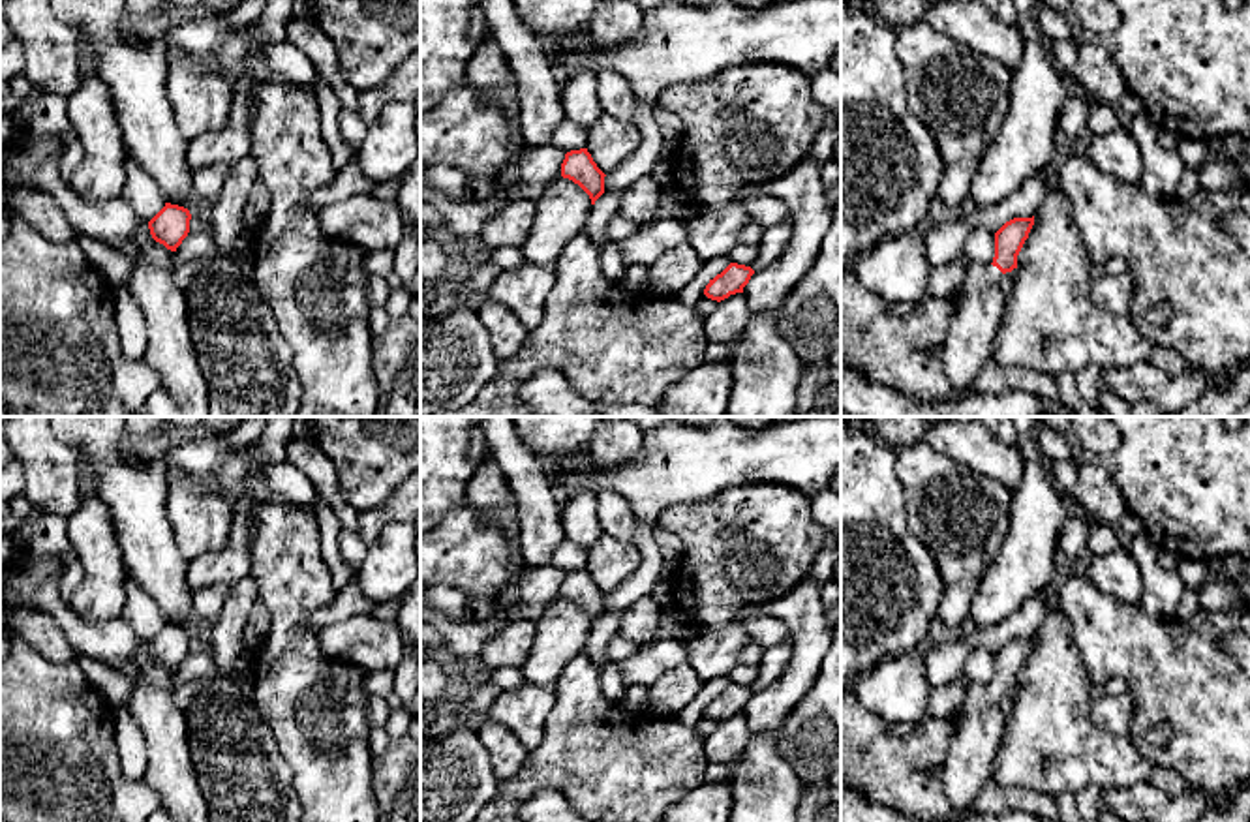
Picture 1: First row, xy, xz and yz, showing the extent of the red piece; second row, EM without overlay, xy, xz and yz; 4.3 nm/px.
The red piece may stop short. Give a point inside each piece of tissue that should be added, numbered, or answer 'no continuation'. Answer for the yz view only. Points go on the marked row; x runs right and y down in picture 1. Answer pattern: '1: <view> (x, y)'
1: yz (980, 304)

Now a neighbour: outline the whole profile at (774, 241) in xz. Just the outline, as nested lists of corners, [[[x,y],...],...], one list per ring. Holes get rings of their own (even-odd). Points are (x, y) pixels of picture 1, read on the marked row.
[[[783,221],[764,229],[762,240],[758,242],[758,255],[751,263],[755,272],[768,268],[785,251],[792,238],[792,229],[792,221]]]

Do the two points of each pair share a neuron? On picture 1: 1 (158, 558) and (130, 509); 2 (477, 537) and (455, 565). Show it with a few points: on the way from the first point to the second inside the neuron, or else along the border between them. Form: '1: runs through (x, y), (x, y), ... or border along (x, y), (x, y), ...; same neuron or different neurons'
1: runs through (149, 547), (141, 520); same neuron
2: runs through (475, 545), (462, 558); same neuron

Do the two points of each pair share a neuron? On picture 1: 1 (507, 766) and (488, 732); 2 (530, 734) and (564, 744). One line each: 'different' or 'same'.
1: same
2: different

